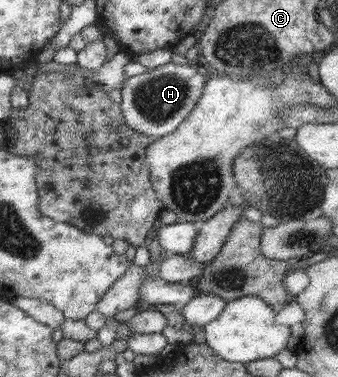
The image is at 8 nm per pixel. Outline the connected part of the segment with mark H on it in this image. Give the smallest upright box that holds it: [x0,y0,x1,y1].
[120,62,206,139]

